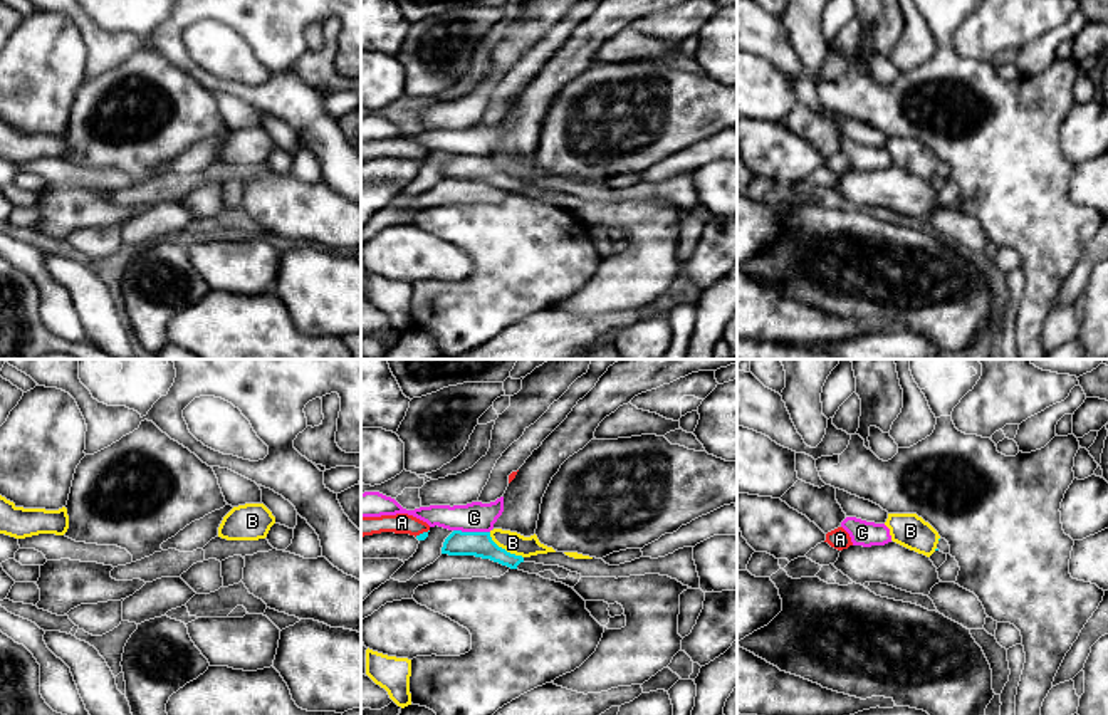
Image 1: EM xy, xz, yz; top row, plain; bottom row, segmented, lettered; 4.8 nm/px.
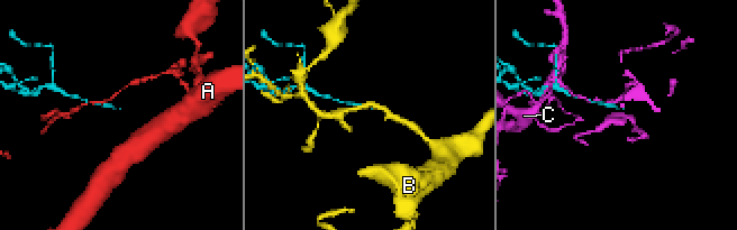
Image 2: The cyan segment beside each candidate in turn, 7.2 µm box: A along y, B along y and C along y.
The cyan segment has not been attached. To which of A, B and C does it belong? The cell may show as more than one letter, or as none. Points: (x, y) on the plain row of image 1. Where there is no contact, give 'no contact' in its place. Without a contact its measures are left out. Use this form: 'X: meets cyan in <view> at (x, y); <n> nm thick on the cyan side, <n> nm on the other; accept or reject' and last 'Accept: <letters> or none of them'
A: meets cyan in xz at (423, 156); 40 nm thick on the cyan side, 100 nm on the other; reject
B: meets cyan in xz at (504, 173); 120 nm thick on the cyan side, 100 nm on the other; reject
C: meets cyan in xz at (472, 156); 120 nm thick on the cyan side, 140 nm on the other; reject
Accept: none of them

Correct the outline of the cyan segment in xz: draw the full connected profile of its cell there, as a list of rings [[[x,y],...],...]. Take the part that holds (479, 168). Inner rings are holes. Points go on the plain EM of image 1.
[[[453,154],[443,166],[442,178],[448,180],[475,180],[490,183],[510,193],[519,193],[529,198],[539,198],[552,195],[559,203],[566,203],[571,195],[559,190],[544,190],[536,186],[525,186],[522,180],[515,180],[499,171],[490,156],[462,156]]]

